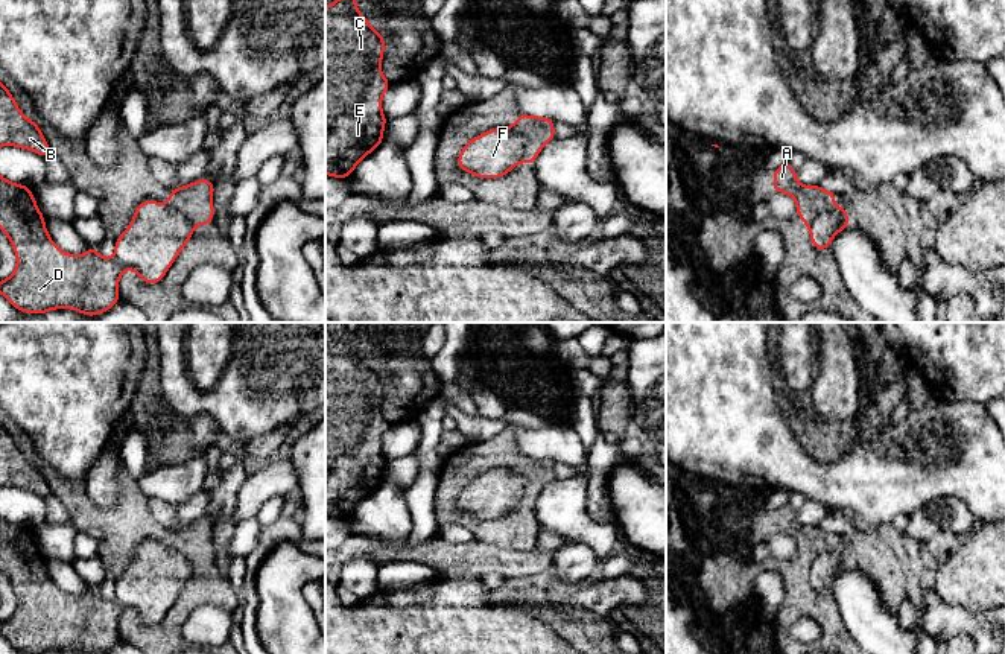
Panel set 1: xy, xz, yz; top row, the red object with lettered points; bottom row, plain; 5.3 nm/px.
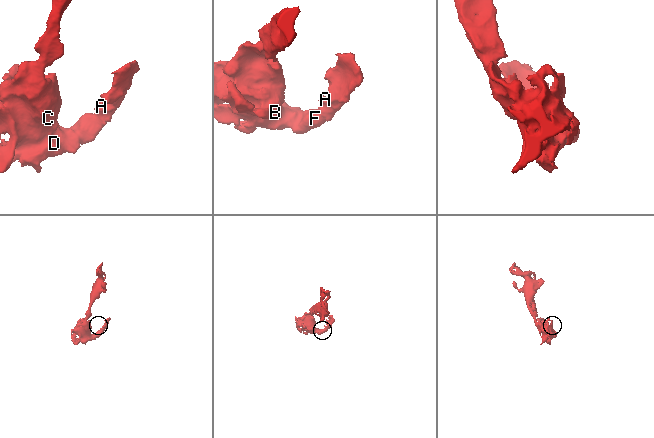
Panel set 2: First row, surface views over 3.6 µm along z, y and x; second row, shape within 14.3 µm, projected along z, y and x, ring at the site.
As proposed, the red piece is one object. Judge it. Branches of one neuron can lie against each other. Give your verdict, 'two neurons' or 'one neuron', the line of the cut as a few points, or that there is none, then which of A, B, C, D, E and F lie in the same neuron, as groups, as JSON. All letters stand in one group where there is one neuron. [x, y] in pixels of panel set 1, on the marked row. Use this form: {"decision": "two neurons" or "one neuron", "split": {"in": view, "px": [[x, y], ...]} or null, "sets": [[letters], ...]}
{"decision": "two neurons", "split": {"in": "yz", "px": [[846, 216], [836, 212], [821, 212], [809, 227]]}, "sets": [["A"], ["B", "C", "D", "E", "F"]]}

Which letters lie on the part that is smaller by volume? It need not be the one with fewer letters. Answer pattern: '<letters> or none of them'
A

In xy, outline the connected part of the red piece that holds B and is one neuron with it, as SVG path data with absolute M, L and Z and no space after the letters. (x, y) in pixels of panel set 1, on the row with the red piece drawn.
M0 82L0 148L24 148L44 158L50 157L50 146L40 126L18 108L11 91Z

